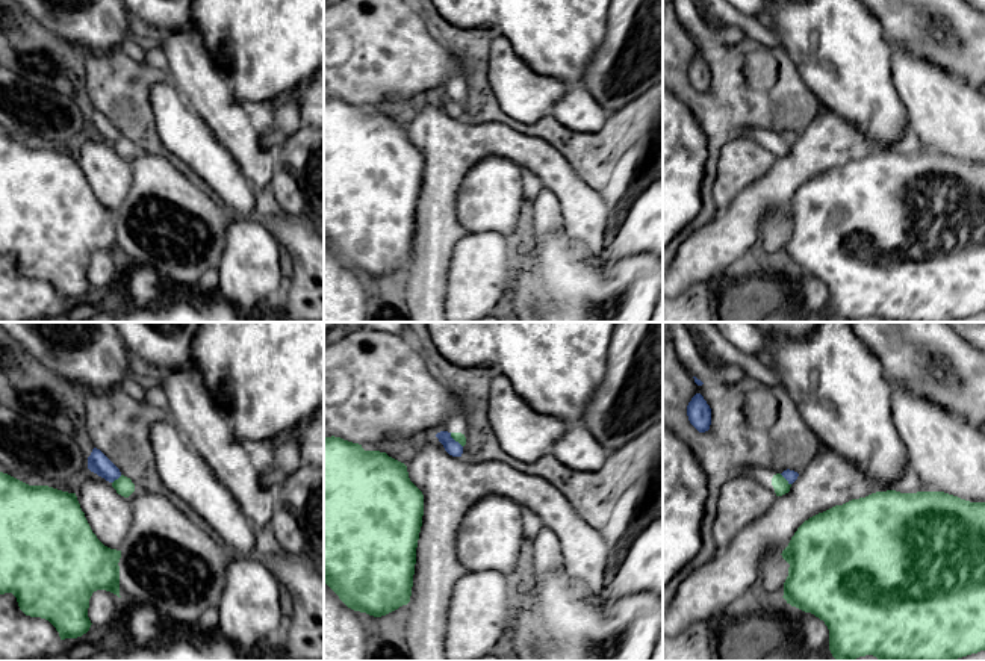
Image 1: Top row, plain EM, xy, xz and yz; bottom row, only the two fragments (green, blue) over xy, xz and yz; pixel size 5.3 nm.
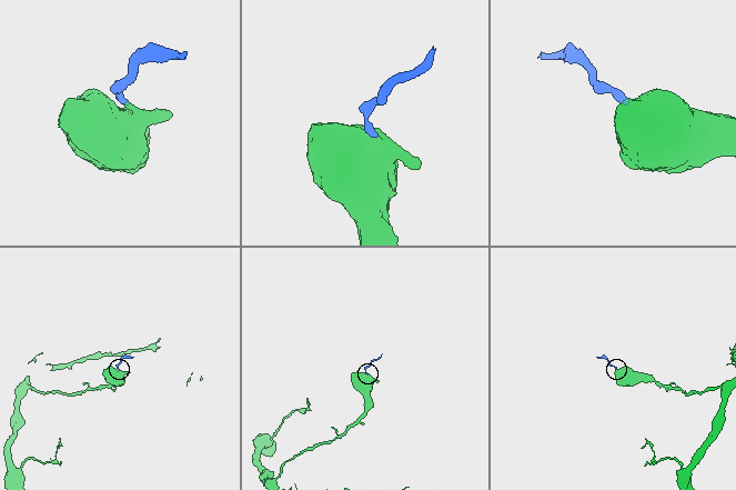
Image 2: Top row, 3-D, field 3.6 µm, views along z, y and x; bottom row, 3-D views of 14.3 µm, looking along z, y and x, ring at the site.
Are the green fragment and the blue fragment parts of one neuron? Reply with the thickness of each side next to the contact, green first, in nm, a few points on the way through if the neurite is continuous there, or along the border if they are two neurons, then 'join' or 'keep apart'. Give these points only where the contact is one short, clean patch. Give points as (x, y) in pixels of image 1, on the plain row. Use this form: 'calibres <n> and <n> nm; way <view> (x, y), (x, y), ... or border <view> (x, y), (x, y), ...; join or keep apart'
calibres 50 and 80 nm; border xz (450, 94), (462, 108); keep apart

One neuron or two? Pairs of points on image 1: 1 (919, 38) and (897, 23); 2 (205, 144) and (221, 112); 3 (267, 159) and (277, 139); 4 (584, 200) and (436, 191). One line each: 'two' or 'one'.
1: one
2: two
3: two
4: one

